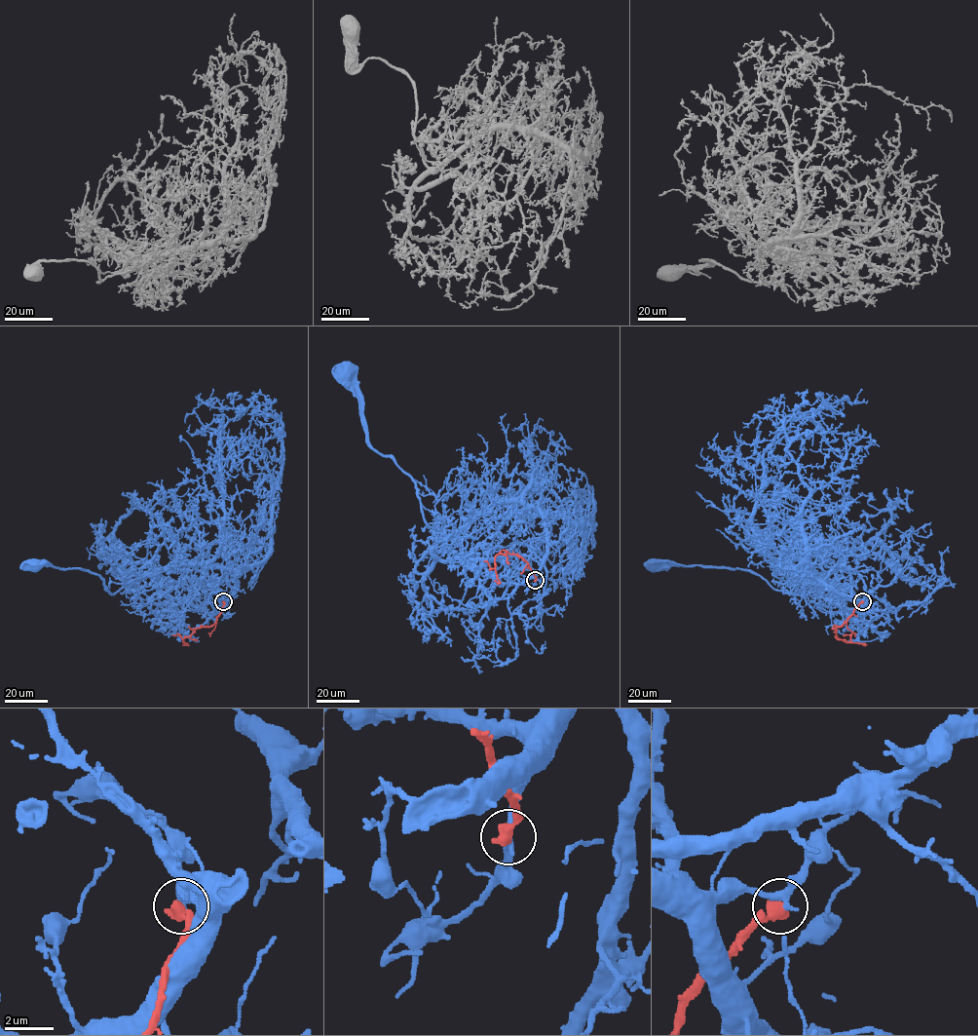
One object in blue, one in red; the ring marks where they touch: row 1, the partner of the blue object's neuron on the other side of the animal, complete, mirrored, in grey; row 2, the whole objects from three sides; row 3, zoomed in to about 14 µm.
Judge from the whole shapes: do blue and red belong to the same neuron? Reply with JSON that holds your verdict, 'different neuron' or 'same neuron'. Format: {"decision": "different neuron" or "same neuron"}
{"decision": "different neuron"}

